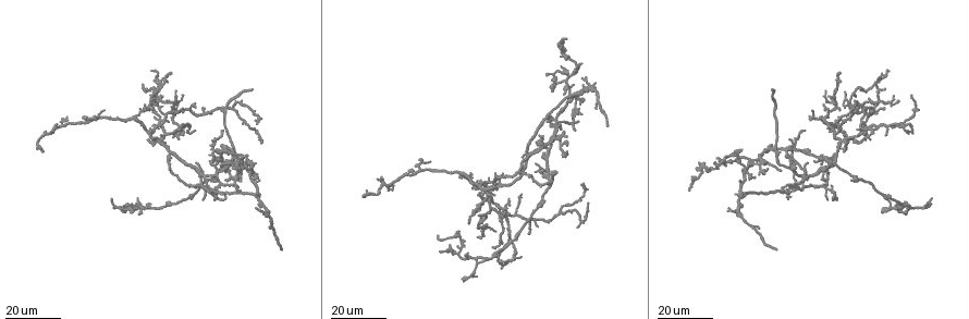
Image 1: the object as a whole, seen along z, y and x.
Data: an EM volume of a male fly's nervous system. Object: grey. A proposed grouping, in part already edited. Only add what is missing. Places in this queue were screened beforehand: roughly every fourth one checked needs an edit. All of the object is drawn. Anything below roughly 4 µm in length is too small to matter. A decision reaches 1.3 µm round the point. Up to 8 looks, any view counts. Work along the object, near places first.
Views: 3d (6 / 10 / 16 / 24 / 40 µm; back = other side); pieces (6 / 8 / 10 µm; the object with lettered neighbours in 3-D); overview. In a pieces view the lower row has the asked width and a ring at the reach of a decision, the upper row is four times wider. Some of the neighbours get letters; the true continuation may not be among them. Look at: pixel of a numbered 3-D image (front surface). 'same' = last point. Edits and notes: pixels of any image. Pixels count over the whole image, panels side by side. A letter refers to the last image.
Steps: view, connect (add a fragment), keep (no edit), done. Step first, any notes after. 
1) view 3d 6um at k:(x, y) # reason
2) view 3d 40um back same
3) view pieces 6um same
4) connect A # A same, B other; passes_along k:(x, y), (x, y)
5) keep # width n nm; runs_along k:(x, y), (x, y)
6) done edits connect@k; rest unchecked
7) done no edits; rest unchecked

view 3d 16um at 1:(184, 94) # long arm stops here

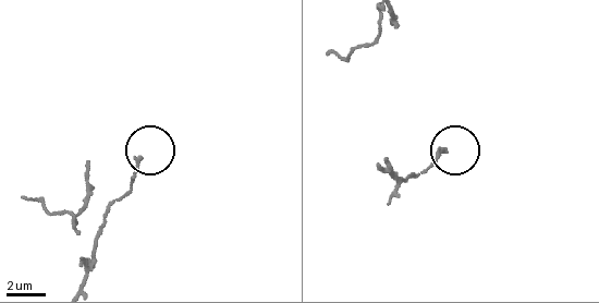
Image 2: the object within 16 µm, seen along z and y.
view pieces 8um at 2:(139, 158)

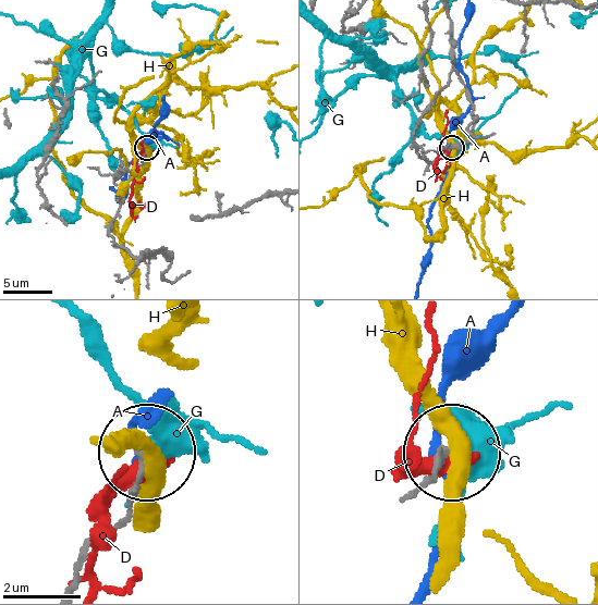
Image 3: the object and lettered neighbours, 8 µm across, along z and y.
keep # A other, D other, G other, H other; runs_along 3:(66, 585), (129, 508), (148, 453); none of them fits

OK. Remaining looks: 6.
view 3d 24um at 1:(510, 215) # tapers out

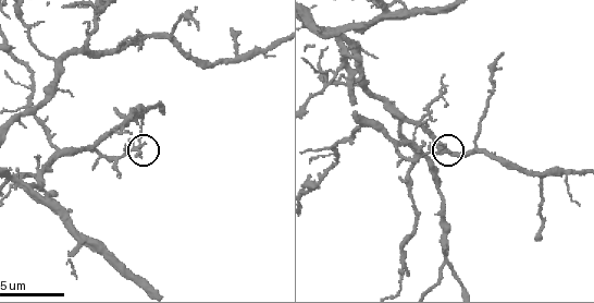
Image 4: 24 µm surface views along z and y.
view pieces 8um at 4:(144, 143)

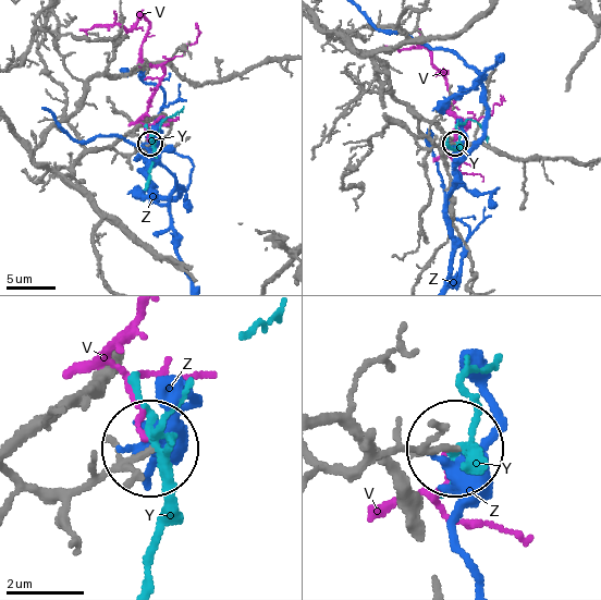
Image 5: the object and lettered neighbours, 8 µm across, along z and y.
keep # width 100 nm; V other, Y other, Z other; runs_along 5:(23, 478), (62, 491), (146, 455); none of them fits

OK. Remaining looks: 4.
view 3d 16um at 1:(567, 138) # end of a long branch

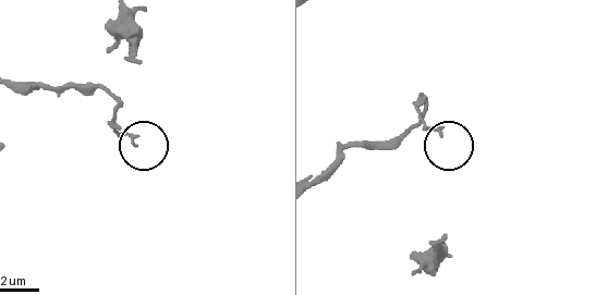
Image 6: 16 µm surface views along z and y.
view pieces 6um at 6:(134, 145)

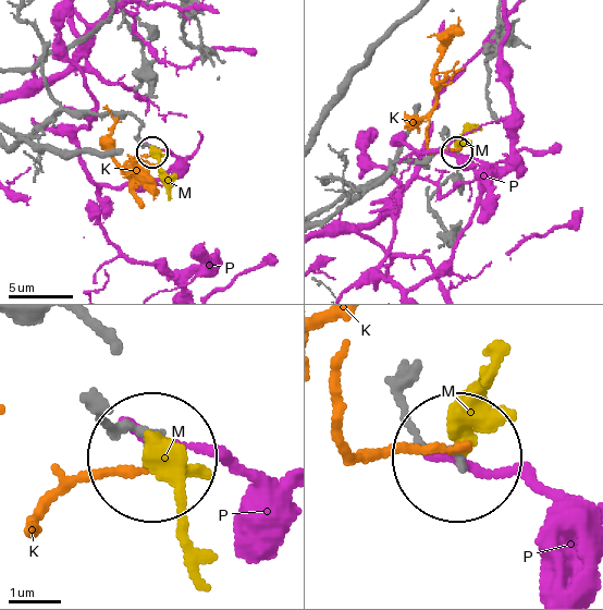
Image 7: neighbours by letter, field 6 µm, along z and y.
keep # K other, M other, P other; no lettered fragment goes on from it

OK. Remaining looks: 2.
view pieces 6um at 4:(536, 239) # branch stops here

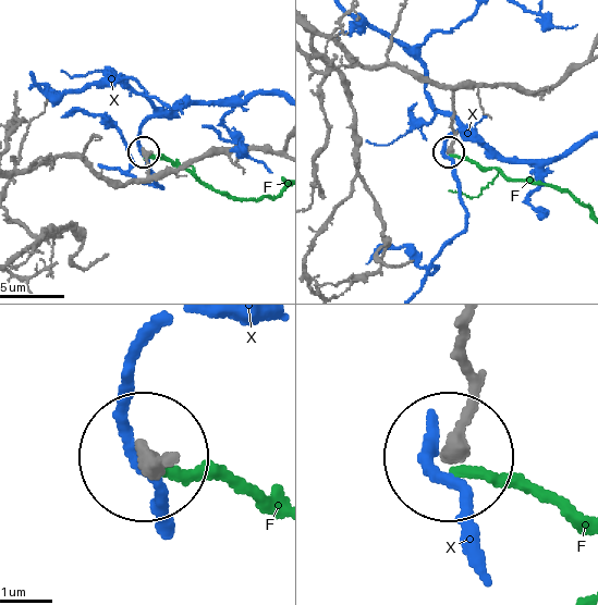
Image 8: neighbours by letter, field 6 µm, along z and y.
keep # F other, X other; runs_along 8:(473, 328), (473, 406), (451, 454); no lettered fragment goes on from it

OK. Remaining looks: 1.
done no edits; rest unchecked

